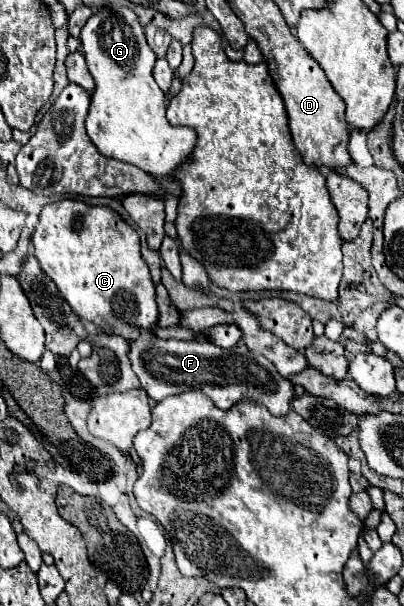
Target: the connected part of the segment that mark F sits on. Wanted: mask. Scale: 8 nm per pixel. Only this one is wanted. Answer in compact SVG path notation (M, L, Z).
M145 331L141 339L135 339L129 345L131 367L141 381L141 387L153 401L163 401L165 397L189 389L201 389L221 409L229 409L235 403L249 399L251 403L265 405L277 417L291 411L291 401L295 397L293 383L287 377L279 375L269 359L249 351L243 341L233 349L221 349L211 341L163 341L153 337L153 331Z

